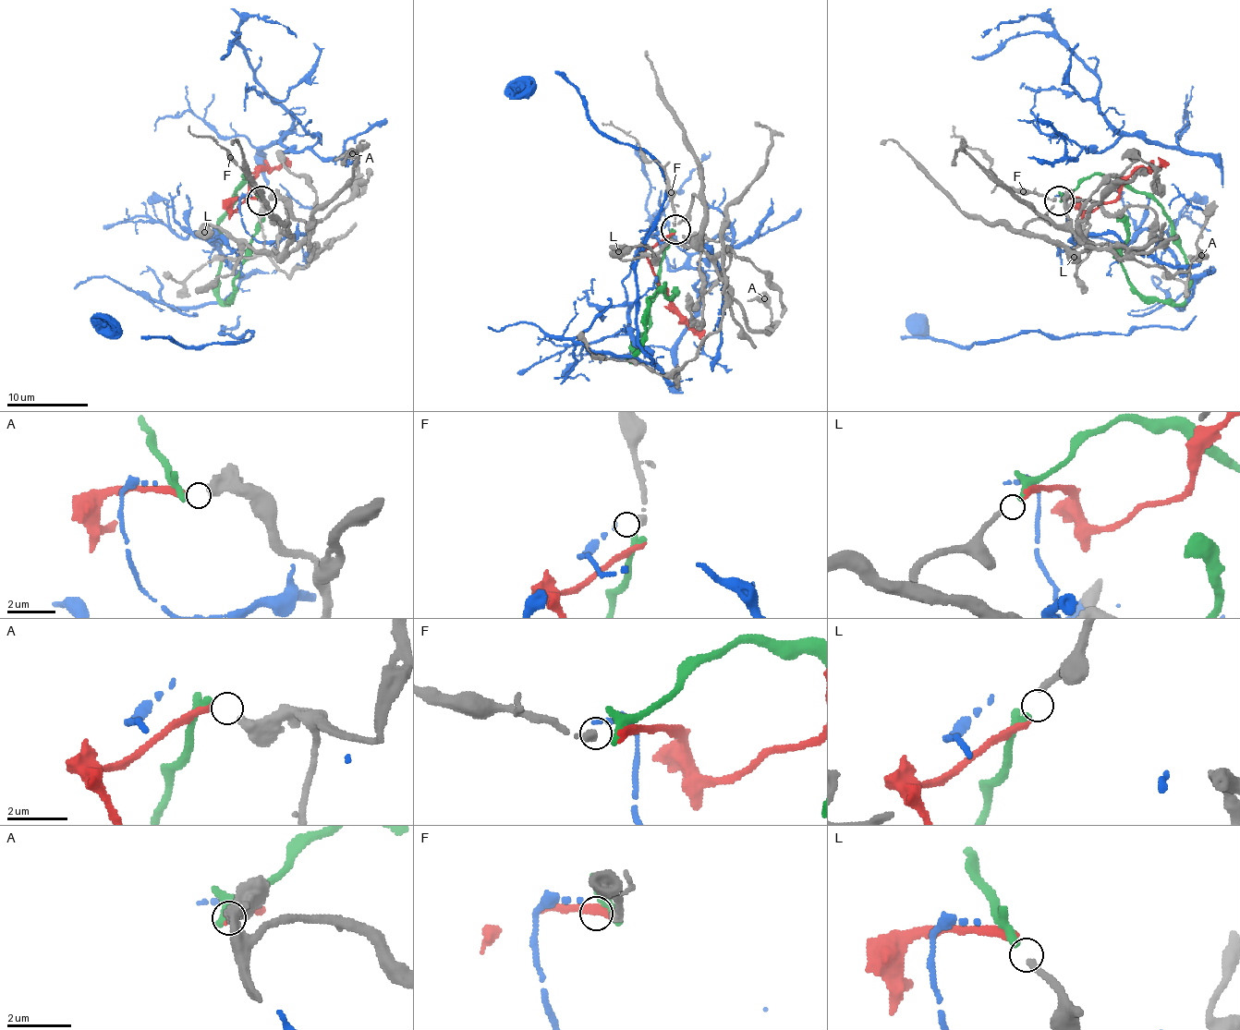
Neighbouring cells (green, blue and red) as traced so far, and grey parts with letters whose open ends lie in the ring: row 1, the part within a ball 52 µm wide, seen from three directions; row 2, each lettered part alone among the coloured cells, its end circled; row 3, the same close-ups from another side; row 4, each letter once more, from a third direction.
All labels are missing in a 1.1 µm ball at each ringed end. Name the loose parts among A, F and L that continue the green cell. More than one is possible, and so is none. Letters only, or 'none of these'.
L

